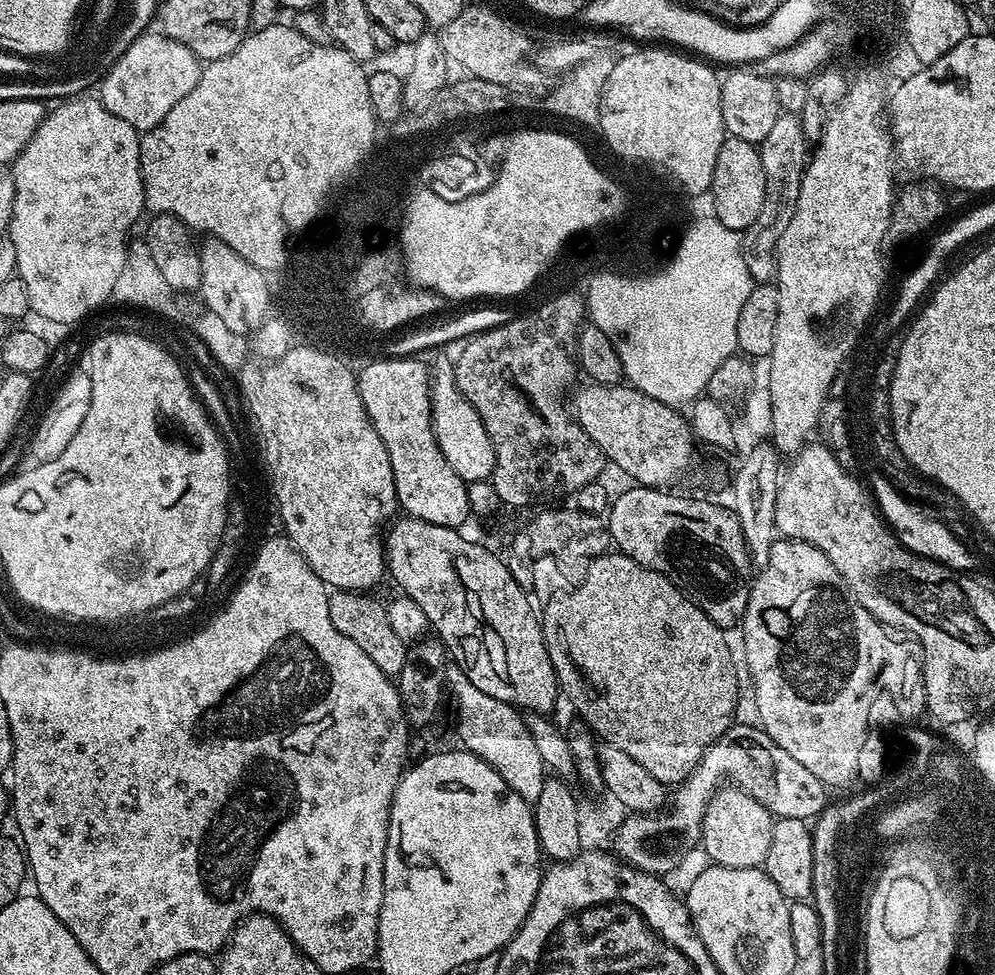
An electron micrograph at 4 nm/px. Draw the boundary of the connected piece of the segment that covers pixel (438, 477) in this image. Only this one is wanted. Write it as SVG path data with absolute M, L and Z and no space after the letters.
M420 358L401 359L369 359L364 369L359 369L356 385L362 398L362 406L366 406L366 414L378 430L378 438L386 446L386 454L390 454L390 464L394 474L396 499L399 507L407 515L434 522L438 526L459 529L464 519L469 519L468 484L450 467L450 462L442 458L442 450L436 441L432 429L432 386L430 383L430 368L423 364Z

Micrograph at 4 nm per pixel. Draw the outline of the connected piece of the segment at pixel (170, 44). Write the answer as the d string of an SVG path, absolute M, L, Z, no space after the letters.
M148 30L114 61L111 68L99 81L98 99L101 104L114 114L114 118L122 118L122 122L130 122L137 132L149 132L194 86L198 86L198 78L202 71L202 61L195 56L182 42L164 35L163 31Z

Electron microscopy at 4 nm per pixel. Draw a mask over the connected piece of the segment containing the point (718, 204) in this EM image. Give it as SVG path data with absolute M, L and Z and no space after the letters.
M728 136L718 150L718 162L714 162L714 178L710 189L712 204L716 207L715 219L730 230L743 233L762 214L762 202L766 198L766 170L762 170L762 158L757 145L742 142L742 138Z

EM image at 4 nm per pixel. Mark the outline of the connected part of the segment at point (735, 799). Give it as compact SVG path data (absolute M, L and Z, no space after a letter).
M725 786L712 795L704 815L702 849L711 863L735 868L761 867L770 850L774 817L762 802L735 786Z

